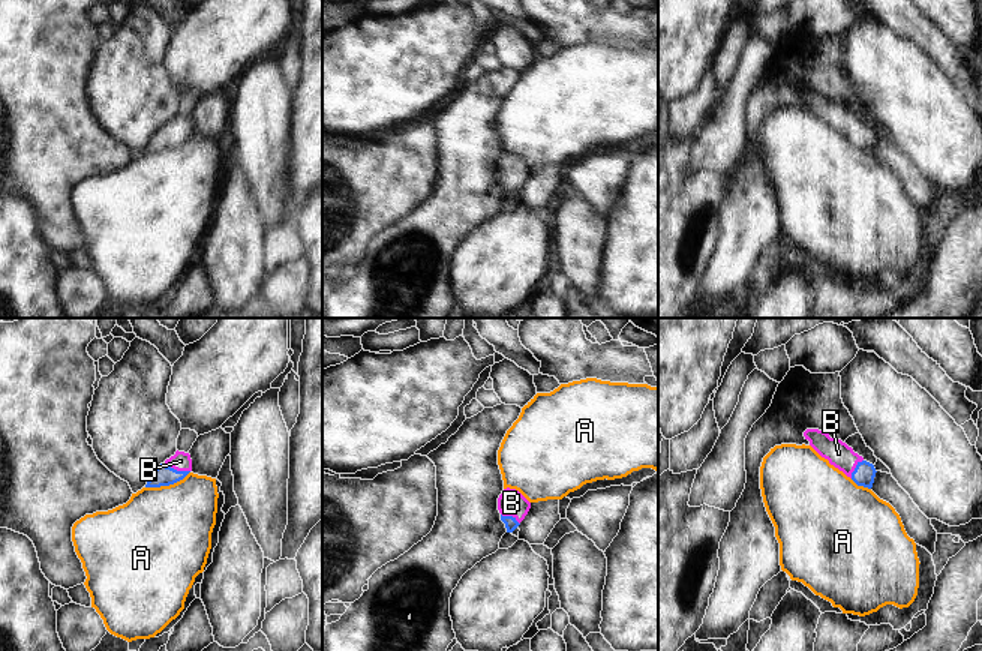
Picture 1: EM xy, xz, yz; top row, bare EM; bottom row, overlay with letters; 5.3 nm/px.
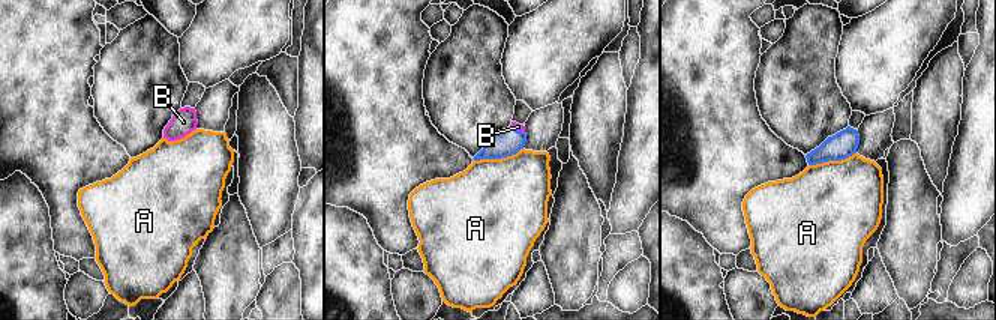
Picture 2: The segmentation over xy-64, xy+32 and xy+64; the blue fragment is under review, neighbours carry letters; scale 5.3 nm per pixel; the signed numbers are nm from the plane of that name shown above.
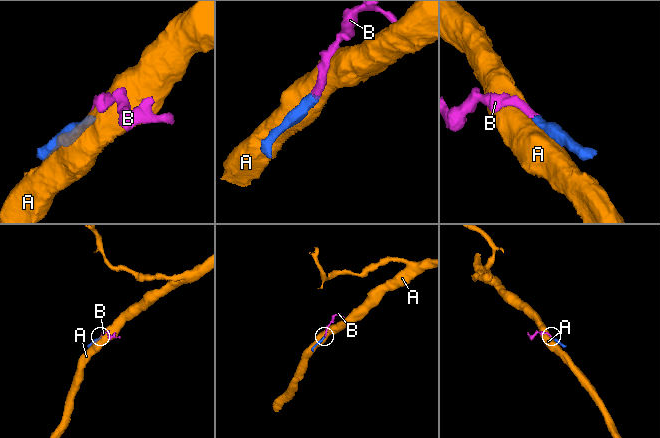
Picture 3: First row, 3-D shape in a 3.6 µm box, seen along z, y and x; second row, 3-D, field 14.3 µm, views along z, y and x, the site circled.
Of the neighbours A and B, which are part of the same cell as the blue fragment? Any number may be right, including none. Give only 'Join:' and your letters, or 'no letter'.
Join: B

